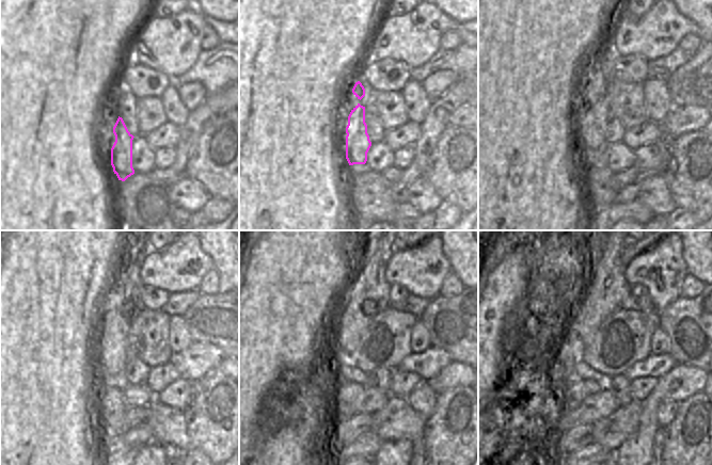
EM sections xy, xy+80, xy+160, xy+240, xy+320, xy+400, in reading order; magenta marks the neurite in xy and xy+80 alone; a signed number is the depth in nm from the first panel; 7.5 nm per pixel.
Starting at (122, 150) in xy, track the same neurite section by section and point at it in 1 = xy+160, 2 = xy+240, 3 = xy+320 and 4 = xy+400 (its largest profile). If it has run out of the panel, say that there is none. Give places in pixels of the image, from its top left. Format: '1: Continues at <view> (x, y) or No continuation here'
1: Continues at xy+160 (592, 119)
2: Continues at xy+240 (122, 303)
3: Continues at xy+320 (360, 302)
4: Continues at xy+400 (604, 302)

